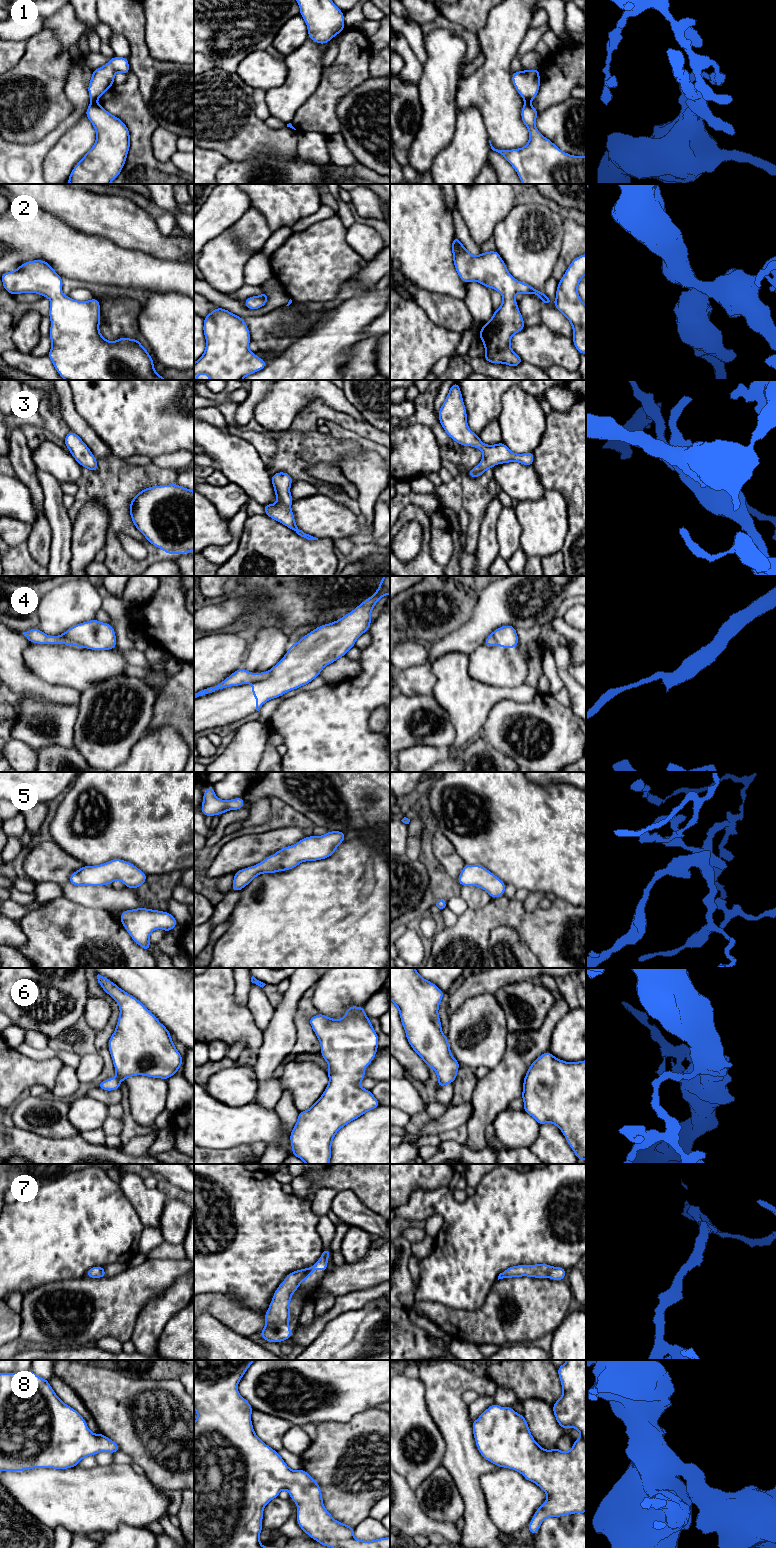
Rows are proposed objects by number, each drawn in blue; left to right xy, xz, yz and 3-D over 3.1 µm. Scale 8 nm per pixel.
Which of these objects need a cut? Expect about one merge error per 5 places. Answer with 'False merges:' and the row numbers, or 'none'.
False merges: 1, 4

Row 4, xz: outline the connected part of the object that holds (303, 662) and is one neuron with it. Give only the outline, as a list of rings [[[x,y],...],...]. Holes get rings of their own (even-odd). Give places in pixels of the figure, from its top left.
[[[384,576],[375,594],[367,598],[350,613],[339,620],[316,627],[312,632],[303,636],[297,643],[290,645],[284,657],[269,671],[266,680],[252,682],[252,695],[256,697],[256,710],[259,711],[264,703],[278,698],[285,693],[300,688],[320,675],[322,669],[355,646],[360,635],[367,632],[371,625],[371,611],[376,603],[384,596],[390,595],[390,576]]]

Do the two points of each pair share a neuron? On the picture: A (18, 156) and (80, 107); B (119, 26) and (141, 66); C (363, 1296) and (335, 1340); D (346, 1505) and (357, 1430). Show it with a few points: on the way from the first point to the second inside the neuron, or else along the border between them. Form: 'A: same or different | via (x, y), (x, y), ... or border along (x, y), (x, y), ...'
A: same | via (34, 154), (67, 123)
B: same | via (129, 34), (137, 42), (139, 56)
C: different | border along (375, 1299), (360, 1308), (342, 1312), (332, 1319)
D: same | via (331, 1486), (332, 1468), (345, 1448)

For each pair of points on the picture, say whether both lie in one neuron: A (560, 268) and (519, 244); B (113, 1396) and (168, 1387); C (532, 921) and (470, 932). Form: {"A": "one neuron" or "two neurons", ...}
{"A": "two neurons", "B": "one neuron", "C": "one neuron"}

